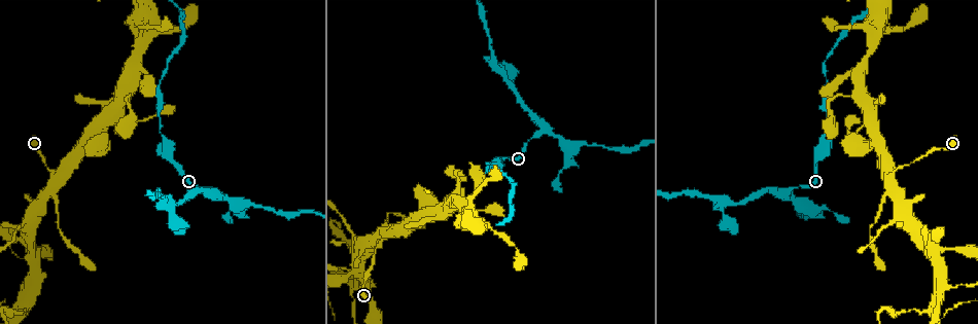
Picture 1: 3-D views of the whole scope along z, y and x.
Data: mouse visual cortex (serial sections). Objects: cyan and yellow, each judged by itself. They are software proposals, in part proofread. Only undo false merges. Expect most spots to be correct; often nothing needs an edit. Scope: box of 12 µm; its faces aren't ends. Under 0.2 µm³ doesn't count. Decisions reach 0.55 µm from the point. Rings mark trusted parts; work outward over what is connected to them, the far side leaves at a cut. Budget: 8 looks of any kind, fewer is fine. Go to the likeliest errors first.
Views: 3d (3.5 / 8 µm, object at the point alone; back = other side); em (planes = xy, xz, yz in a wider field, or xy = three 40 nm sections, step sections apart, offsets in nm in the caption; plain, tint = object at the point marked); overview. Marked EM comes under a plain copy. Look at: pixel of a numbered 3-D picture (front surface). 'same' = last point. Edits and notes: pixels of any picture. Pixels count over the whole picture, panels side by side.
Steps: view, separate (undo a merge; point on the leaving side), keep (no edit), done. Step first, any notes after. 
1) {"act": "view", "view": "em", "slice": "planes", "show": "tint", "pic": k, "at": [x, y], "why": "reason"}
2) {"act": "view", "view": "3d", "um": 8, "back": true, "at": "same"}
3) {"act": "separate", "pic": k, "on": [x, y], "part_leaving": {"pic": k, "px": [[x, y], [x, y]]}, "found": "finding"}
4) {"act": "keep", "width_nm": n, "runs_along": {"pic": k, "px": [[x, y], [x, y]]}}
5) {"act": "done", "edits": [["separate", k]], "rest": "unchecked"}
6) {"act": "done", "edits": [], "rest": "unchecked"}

{"act": "view", "view": "3d", "um": 3.5, "pic": 1, "at": [784, 194], "why": "sharp bend"}

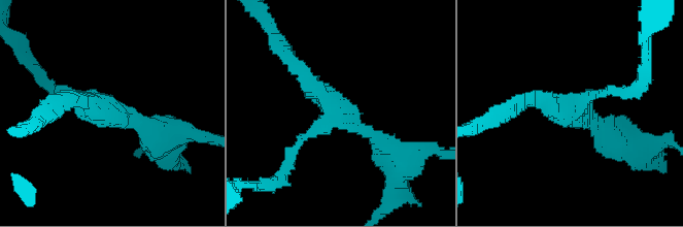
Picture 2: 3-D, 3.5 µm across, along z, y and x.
{"act": "view", "view": "em", "slice": "xy", "step": 3, "show": "tint", "pic": 2, "at": [335, 112], "why": "need the tissue"}

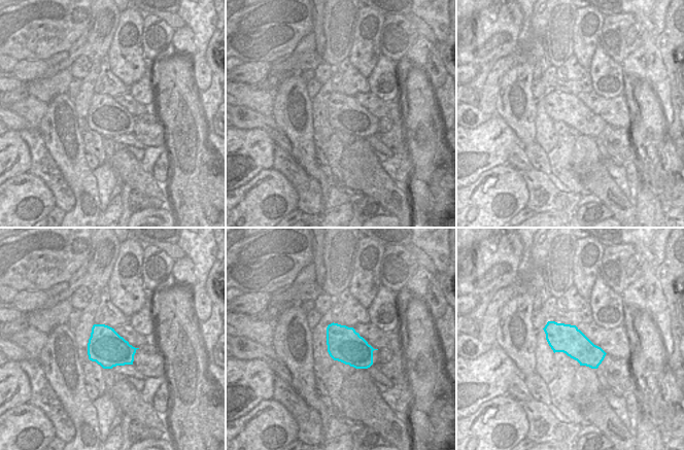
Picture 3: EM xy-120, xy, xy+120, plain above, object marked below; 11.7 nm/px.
{"act": "view", "view": "em", "slice": "xy", "step": 1, "show": "tint", "at": "same"}

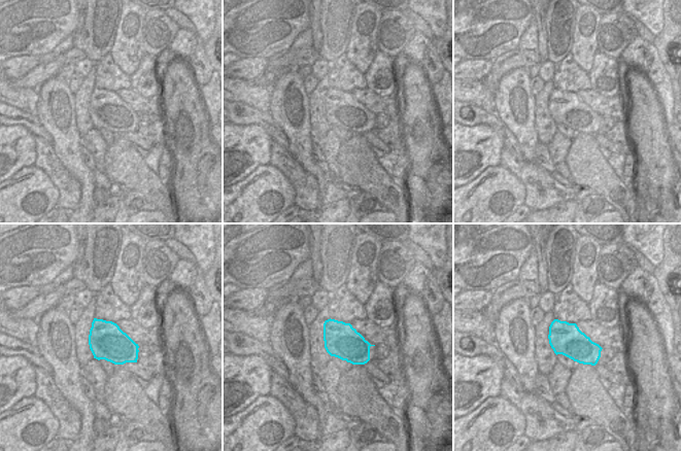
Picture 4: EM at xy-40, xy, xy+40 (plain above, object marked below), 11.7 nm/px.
{"act": "keep", "width_nm": 400, "runs_along": {"pic": 2, "px": [[621, 91], [569, 109], [523, 100]]}, "found": "all the same cell"}

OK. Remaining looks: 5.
{"act": "view", "view": "3d", "um": 8, "pic": 1, "at": [171, 203], "why": "sharp bend"}

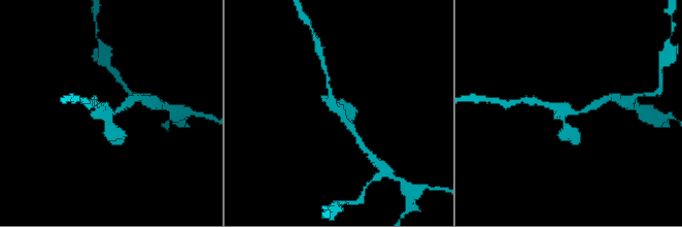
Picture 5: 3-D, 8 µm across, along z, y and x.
{"act": "view", "view": "em", "slice": "planes", "show": "tint", "pic": 5, "at": [337, 111]}

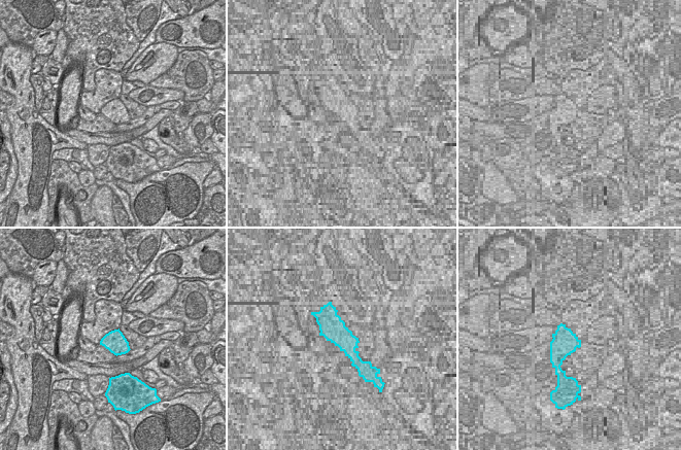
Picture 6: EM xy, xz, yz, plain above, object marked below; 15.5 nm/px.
{"act": "keep", "found": "continuous, no second cell"}

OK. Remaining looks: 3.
{"act": "view", "view": "3d", "um": 8, "pic": 1, "at": [388, 234]}

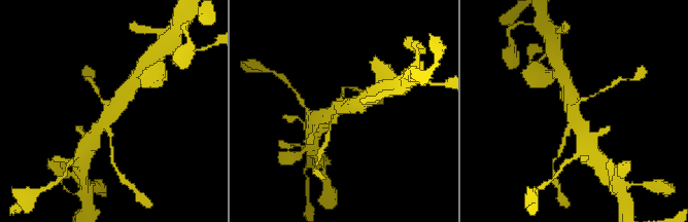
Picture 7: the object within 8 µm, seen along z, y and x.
{"act": "view", "view": "3d", "um": 3.5, "pic": 7, "at": [110, 105]}

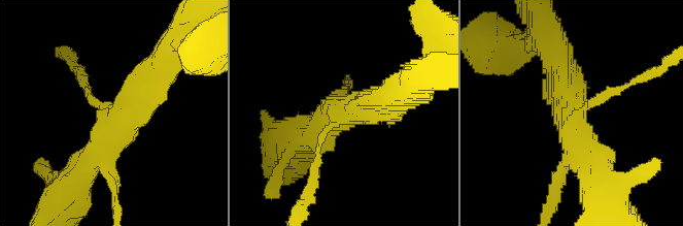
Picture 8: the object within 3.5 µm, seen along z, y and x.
{"act": "keep", "runs_along": {"pic": 8, "px": [[315, 163], [325, 131], [391, 97]]}, "found": "all the same cell"}

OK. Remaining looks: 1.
{"act": "done", "edits": [], "rest": "unchecked"}

